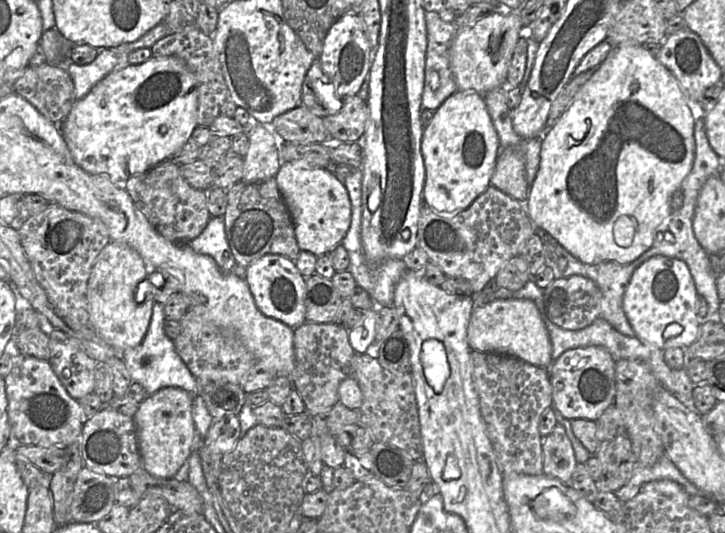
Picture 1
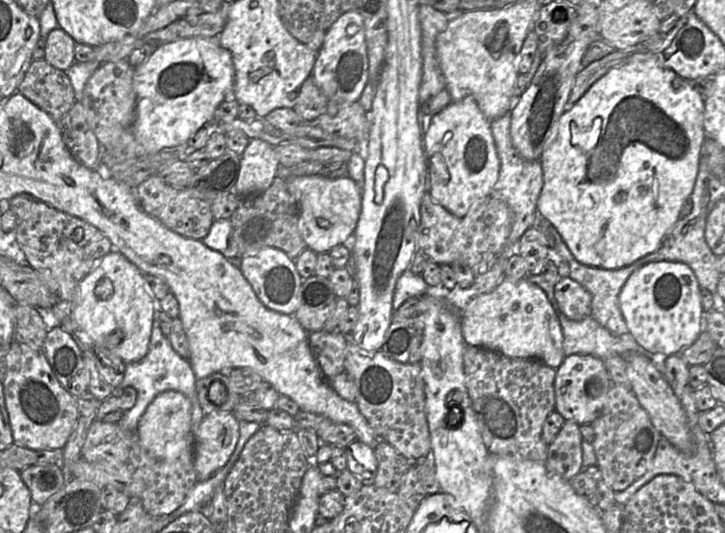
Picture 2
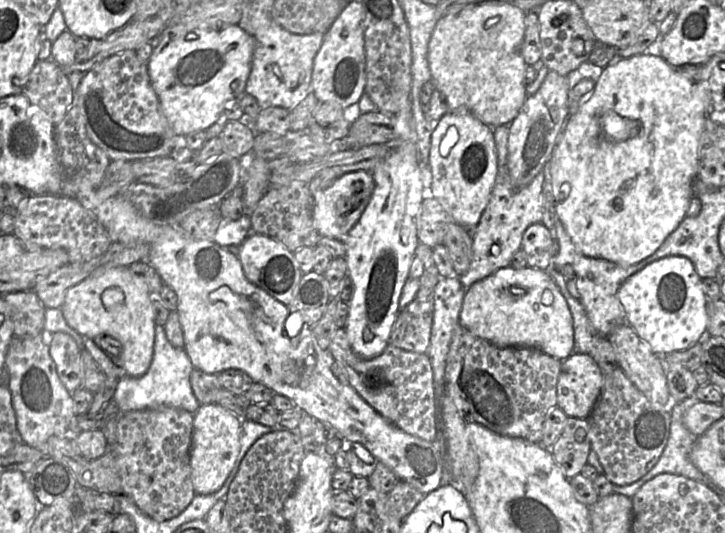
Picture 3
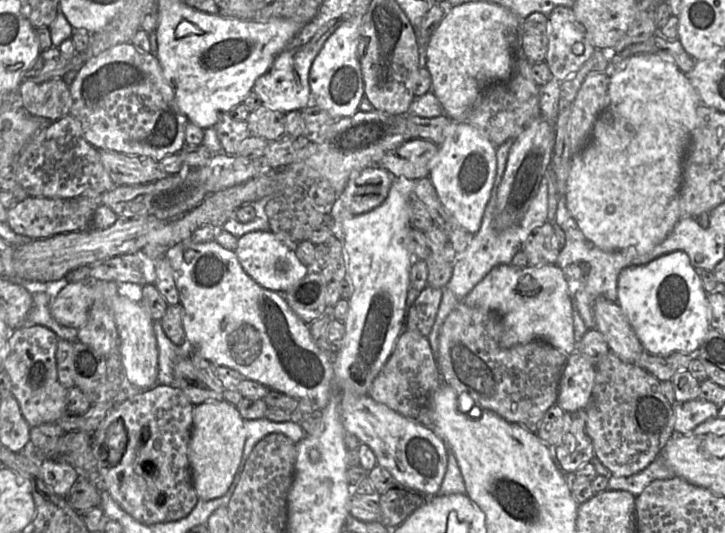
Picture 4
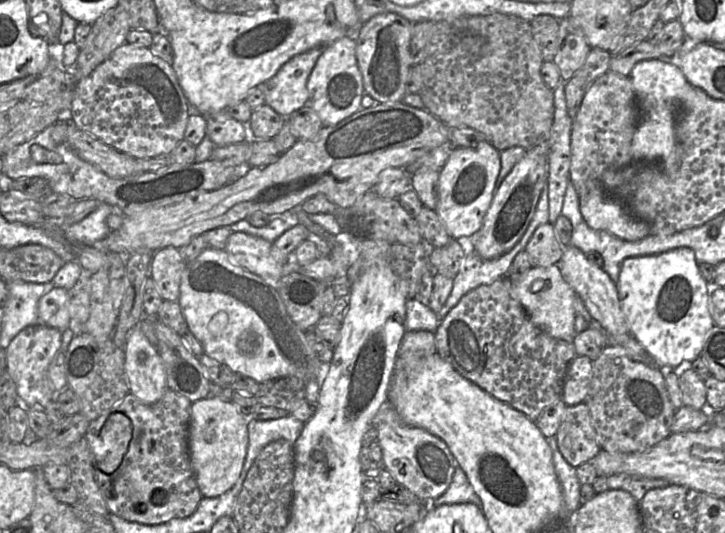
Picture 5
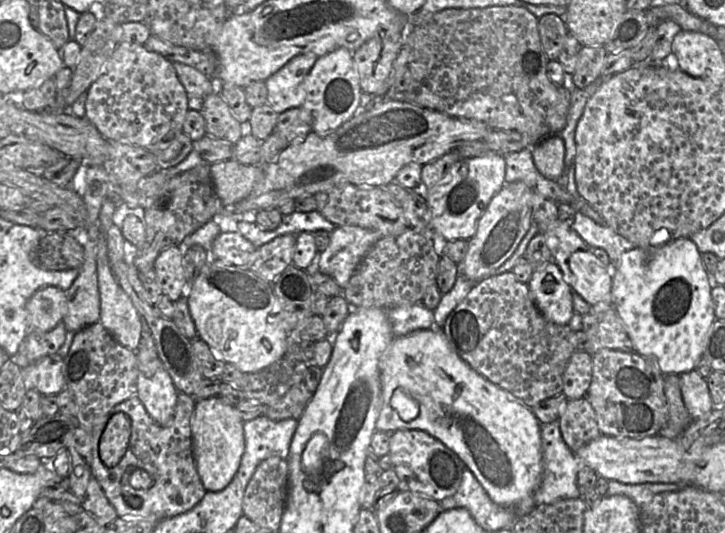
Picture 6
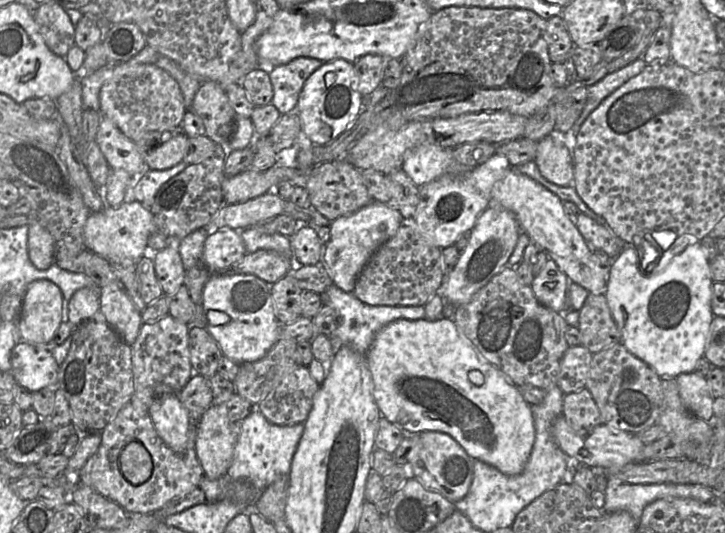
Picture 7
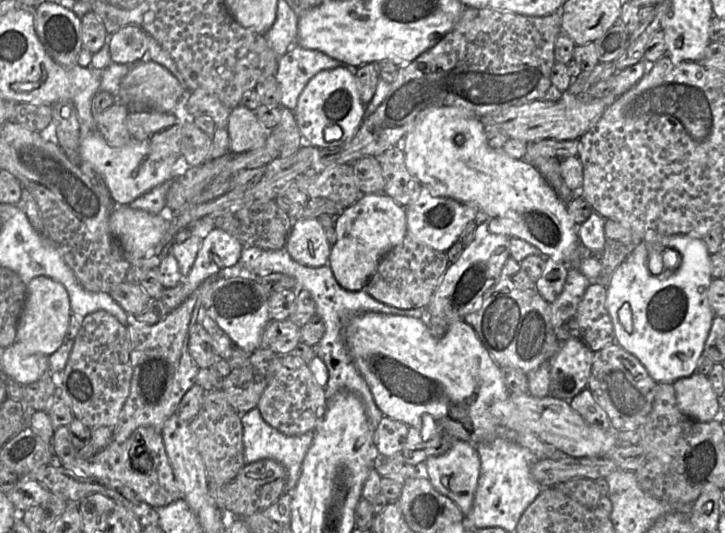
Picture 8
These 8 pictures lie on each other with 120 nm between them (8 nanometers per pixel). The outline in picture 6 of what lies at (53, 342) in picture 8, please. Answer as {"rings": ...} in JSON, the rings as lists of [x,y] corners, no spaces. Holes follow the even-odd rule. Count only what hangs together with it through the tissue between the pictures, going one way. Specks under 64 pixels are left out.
{"rings":[[[45,286],[34,292],[27,302],[30,329],[50,331],[63,323],[66,304],[65,291],[56,286]]]}

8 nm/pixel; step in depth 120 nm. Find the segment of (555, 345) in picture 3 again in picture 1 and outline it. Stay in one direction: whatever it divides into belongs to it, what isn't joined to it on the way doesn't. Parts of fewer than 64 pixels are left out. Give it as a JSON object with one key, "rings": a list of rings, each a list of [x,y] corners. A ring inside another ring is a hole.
{"rings":[[[497,299],[476,305],[468,324],[467,340],[472,350],[515,357],[546,369],[553,363],[549,333],[540,311],[529,299]]]}

